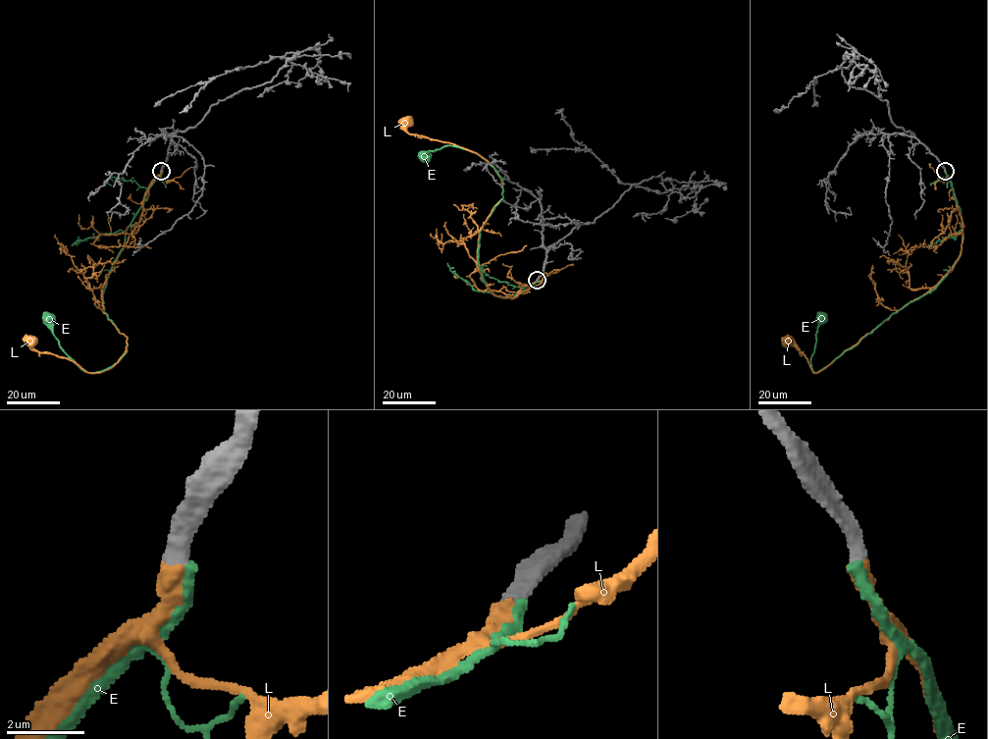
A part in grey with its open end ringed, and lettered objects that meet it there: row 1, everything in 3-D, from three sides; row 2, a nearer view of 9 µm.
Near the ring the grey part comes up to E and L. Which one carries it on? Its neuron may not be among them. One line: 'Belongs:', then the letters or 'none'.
Belongs: L

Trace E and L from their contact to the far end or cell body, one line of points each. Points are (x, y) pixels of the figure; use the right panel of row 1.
E: (945, 171), (961, 209), (962, 235), (961, 252), (943, 280), (814, 372), (810, 356), (822, 317)
L: (945, 171), (963, 226), (962, 250), (953, 268), (922, 295), (817, 372), (788, 342)

